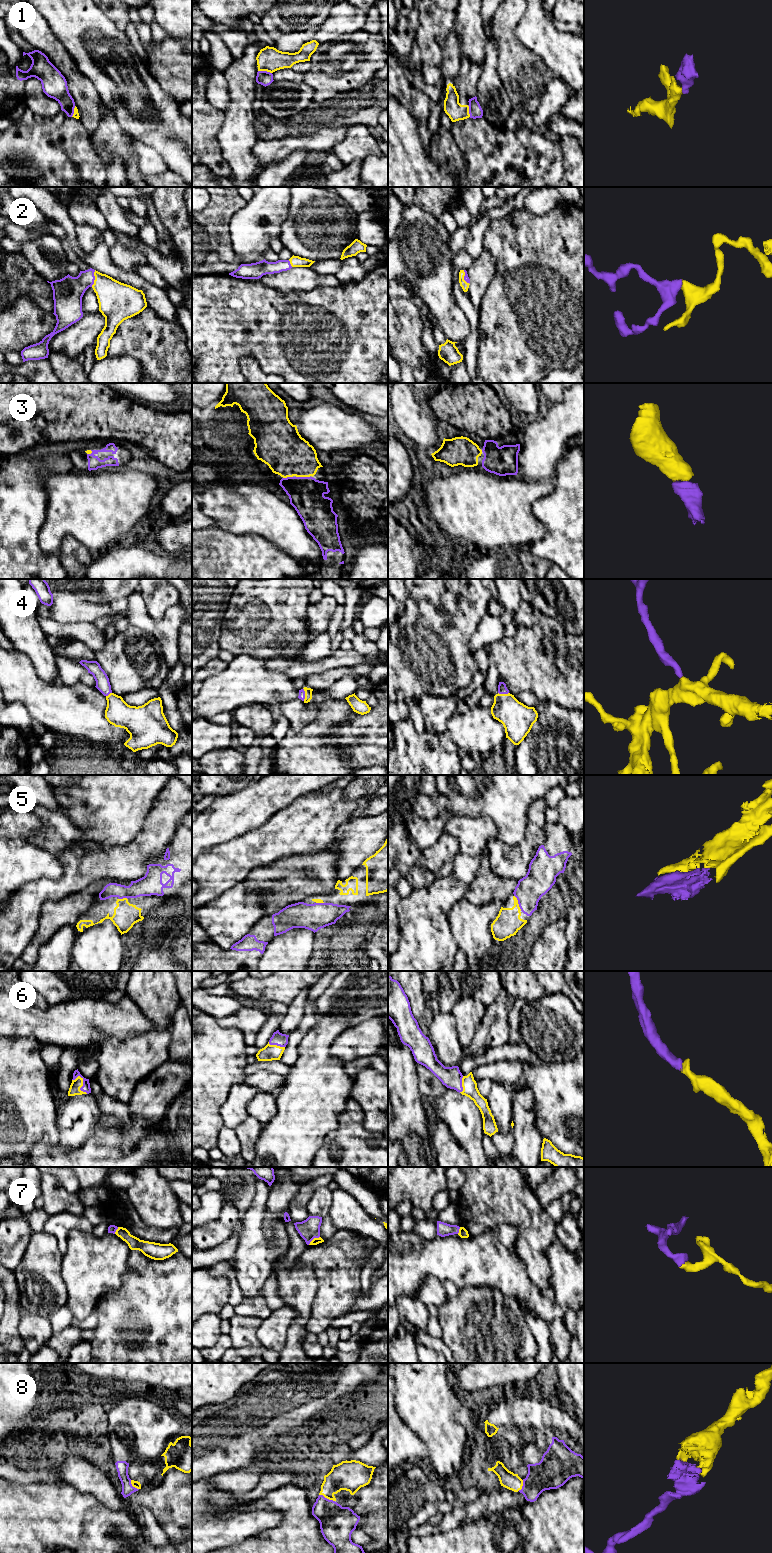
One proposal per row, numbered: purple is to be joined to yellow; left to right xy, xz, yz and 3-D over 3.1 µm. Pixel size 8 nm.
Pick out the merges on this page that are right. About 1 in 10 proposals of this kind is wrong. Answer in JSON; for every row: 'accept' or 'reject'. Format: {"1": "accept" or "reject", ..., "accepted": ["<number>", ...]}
{"1": "accept", "2": "accept", "3": "accept", "4": "accept", "5": "accept", "6": "accept", "7": "accept", "8": "accept", "accepted": ["1", "2", "3", "4", "5", "6", "7", "8"]}

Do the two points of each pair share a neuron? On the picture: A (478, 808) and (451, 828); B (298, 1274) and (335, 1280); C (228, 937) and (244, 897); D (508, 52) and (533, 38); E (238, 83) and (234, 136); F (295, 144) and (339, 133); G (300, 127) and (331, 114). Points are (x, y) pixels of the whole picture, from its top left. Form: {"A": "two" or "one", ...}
{"A": "two", "B": "two", "C": "one", "D": "two", "E": "one", "F": "one", "G": "one"}

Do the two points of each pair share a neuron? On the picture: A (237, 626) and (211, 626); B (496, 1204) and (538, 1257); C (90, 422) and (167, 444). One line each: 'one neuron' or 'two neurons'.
A: two neurons
B: one neuron
C: one neuron

